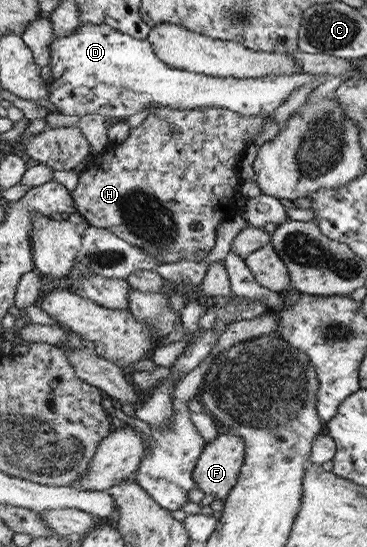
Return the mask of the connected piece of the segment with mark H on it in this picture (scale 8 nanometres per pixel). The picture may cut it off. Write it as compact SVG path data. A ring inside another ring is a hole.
M168 105L155 108L146 117L140 127L136 129L130 128L130 135L120 144L112 143L108 145L108 149L100 157L100 161L96 161L96 168L90 167L88 172L80 175L80 183L73 197L77 202L80 215L86 217L92 227L100 227L112 230L118 237L125 239L132 245L138 246L140 249L148 250L157 258L157 263L174 263L178 260L192 260L198 251L209 252L216 247L219 242L217 229L226 220L230 220L236 215L236 211L240 208L234 203L234 191L236 185L240 183L238 177L238 165L242 159L242 153L246 151L248 145L254 143L254 139L262 130L265 119L262 116L254 118L244 118L242 114L224 109L223 107L201 107L196 109L170 109Z

